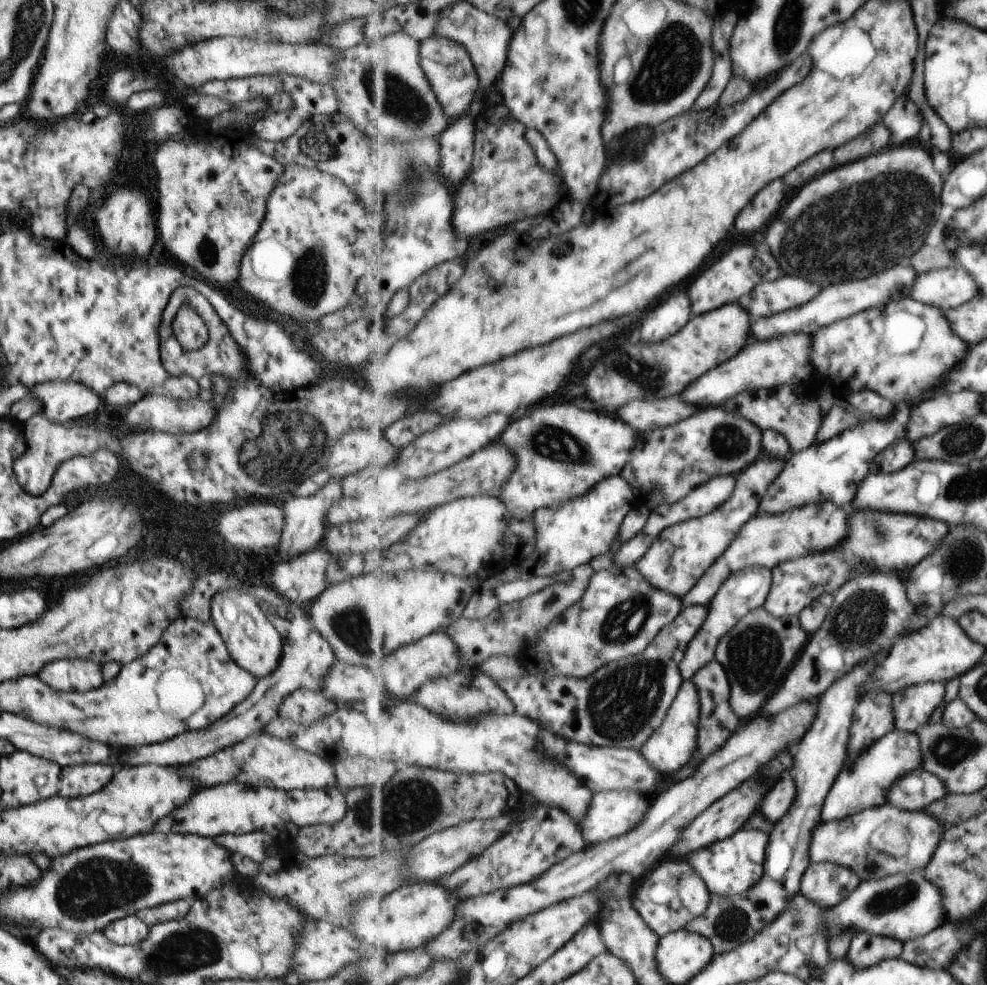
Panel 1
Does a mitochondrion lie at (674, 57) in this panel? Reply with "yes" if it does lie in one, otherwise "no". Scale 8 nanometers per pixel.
yes

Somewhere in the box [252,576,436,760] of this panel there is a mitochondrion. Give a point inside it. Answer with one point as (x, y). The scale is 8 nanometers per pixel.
(350, 625)

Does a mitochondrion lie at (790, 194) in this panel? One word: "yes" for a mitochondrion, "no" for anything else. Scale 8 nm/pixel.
no

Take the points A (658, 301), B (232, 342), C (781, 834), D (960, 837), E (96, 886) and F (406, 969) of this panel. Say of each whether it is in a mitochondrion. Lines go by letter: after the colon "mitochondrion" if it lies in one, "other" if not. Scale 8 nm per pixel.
A: other
B: other
C: other
D: other
E: mitochondrion
F: other

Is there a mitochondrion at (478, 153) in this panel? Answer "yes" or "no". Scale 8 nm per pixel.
no

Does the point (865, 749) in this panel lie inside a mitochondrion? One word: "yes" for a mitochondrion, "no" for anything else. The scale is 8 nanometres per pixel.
no

